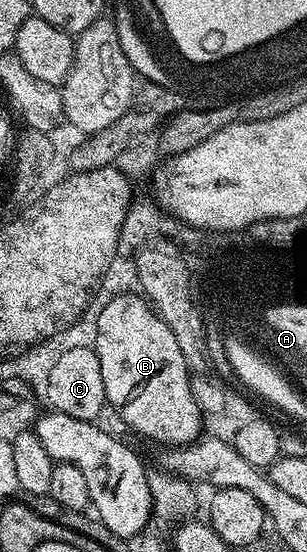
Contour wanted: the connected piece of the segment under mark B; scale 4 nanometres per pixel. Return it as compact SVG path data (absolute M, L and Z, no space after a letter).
M134 293L135 295L115 295L108 303L104 302L99 307L97 314L94 316L93 323L95 321L95 340L93 340L93 346L97 357L101 361L101 378L105 380L105 393L107 394L107 402L110 410L115 410L119 414L119 419L127 427L132 427L139 435L144 435L147 439L152 439L155 443L167 443L163 445L186 445L188 443L195 442L200 438L201 432L199 431L203 427L204 416L199 410L197 401L193 397L191 392L191 371L187 368L187 362L185 357L181 353L181 348L177 346L177 341L173 337L173 333L169 329L169 325L165 325L165 321L155 312L155 308L147 302L146 298L142 294Z

